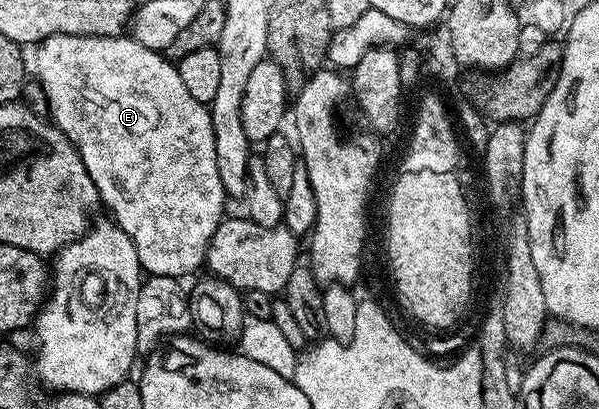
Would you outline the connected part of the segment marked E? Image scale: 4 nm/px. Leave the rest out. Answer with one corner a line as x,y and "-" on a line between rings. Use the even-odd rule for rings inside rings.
52,35
45,39
43,42
39,43
35,47
36,51
36,74
40,79
38,79
38,85
44,92
46,99
47,109
52,109
51,117
54,119
55,125
64,128
66,127
66,133
74,145
76,150
82,156
82,164
86,164
86,172
90,172
90,180
94,180
94,188
98,188
100,193
100,201
102,203
103,209
109,210
111,217
114,219
117,226
122,228
122,232
126,232
126,236
130,236
130,240
134,244
134,248
138,252
138,260
140,261
141,271
145,275
151,276
157,274
158,276
170,276
171,278
180,280
183,279
183,274
192,274
195,272
199,266
203,267
205,265
206,259
208,257
208,245
210,240
214,236
214,232
218,228
218,224
224,221
226,217
226,211
224,211
224,202
226,203
226,195
224,189
222,188
222,179
218,176
218,156
214,152
214,124
212,123
212,112
211,109
205,103
194,100
194,96
190,96
190,91
182,85
182,76
178,76
176,71
177,63
169,62
167,58
164,57
163,53
146,48
142,44
138,44
131,38
131,36
123,36
120,38
103,38
102,36
88,36
88,35

